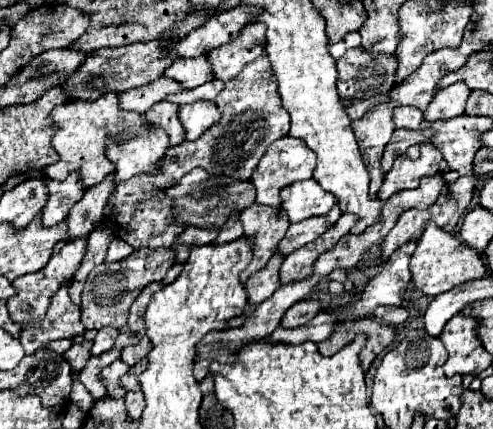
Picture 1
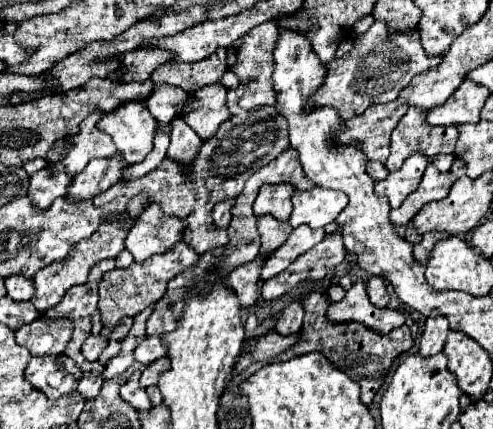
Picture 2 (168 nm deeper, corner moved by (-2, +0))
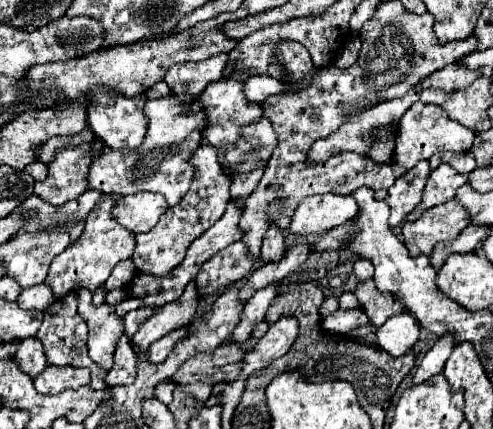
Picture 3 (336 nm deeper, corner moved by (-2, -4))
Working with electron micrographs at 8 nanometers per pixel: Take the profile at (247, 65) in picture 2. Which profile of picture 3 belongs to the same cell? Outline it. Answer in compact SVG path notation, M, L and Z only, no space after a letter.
M380 2L374 18L366 24L372 26L366 26L362 30L362 48L358 60L344 70L336 66L316 68L302 44L292 40L276 42L274 58L282 62L284 70L284 76L280 80L284 84L296 84L310 78L310 84L304 90L286 90L262 102L264 116L272 122L274 132L278 134L278 146L272 152L260 184L248 196L240 218L240 230L244 230L242 242L248 246L248 256L252 260L260 258L262 236L268 224L264 210L270 200L286 200L284 216L278 220L280 228L286 230L294 208L302 202L304 196L326 192L350 194L352 190L356 190L356 186L380 190L394 184L396 176L390 164L376 164L358 154L334 154L326 162L308 162L308 150L318 138L328 138L344 122L348 122L352 114L362 114L364 110L368 110L368 102L386 102L406 96L408 90L412 90L432 72L460 60L476 48L476 38L472 36L458 42L448 42L448 46L440 46L436 42L436 36L432 34L432 16L408 14L404 6L400 6L400 2Z

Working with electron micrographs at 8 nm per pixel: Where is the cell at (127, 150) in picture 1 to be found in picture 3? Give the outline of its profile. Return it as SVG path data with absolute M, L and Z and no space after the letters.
M98 90L90 98L88 124L94 130L94 134L106 142L108 148L136 148L142 144L148 126L144 104L146 104L146 94L140 94L136 98L124 98L122 94Z

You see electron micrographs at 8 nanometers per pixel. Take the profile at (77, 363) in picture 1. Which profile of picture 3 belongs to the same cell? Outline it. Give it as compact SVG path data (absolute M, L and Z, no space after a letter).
M76 290L78 314L88 324L88 356L104 370L112 368L112 350L124 332L124 320L114 314L114 308L106 302L100 306L90 304L90 290Z

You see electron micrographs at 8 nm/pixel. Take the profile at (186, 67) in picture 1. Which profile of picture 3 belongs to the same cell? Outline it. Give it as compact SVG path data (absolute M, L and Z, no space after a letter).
M216 54L200 64L194 62L176 64L166 72L164 82L170 86L172 94L198 96L208 84L222 80L226 62L228 62L228 54Z

